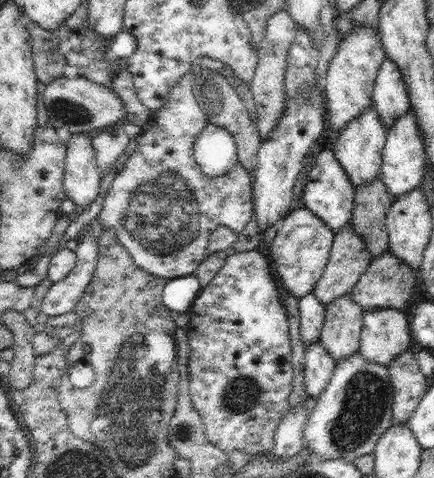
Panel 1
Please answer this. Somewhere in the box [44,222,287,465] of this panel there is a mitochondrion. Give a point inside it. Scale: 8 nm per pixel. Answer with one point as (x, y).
(241, 393)

